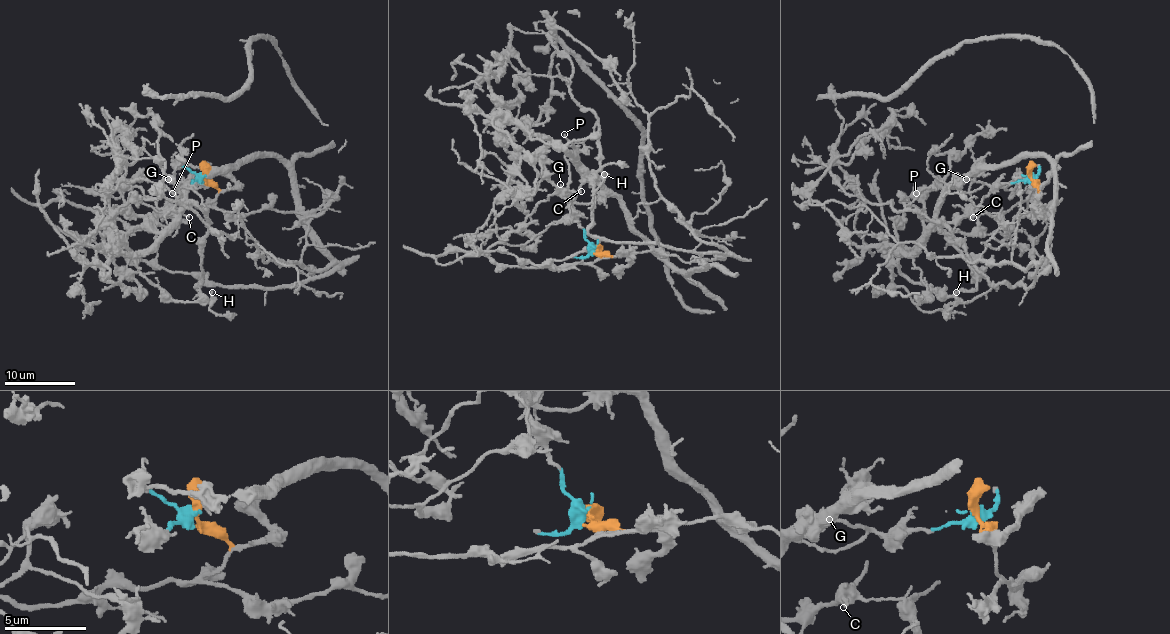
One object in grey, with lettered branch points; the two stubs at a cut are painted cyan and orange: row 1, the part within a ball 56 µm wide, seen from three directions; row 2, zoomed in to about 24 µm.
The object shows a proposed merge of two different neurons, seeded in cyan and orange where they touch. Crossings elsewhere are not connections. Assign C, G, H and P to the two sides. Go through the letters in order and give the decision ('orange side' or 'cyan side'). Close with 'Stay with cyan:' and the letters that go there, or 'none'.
C: cyan side
G: cyan side
H: orange side
P: orange side
Stay with cyan: C, G

